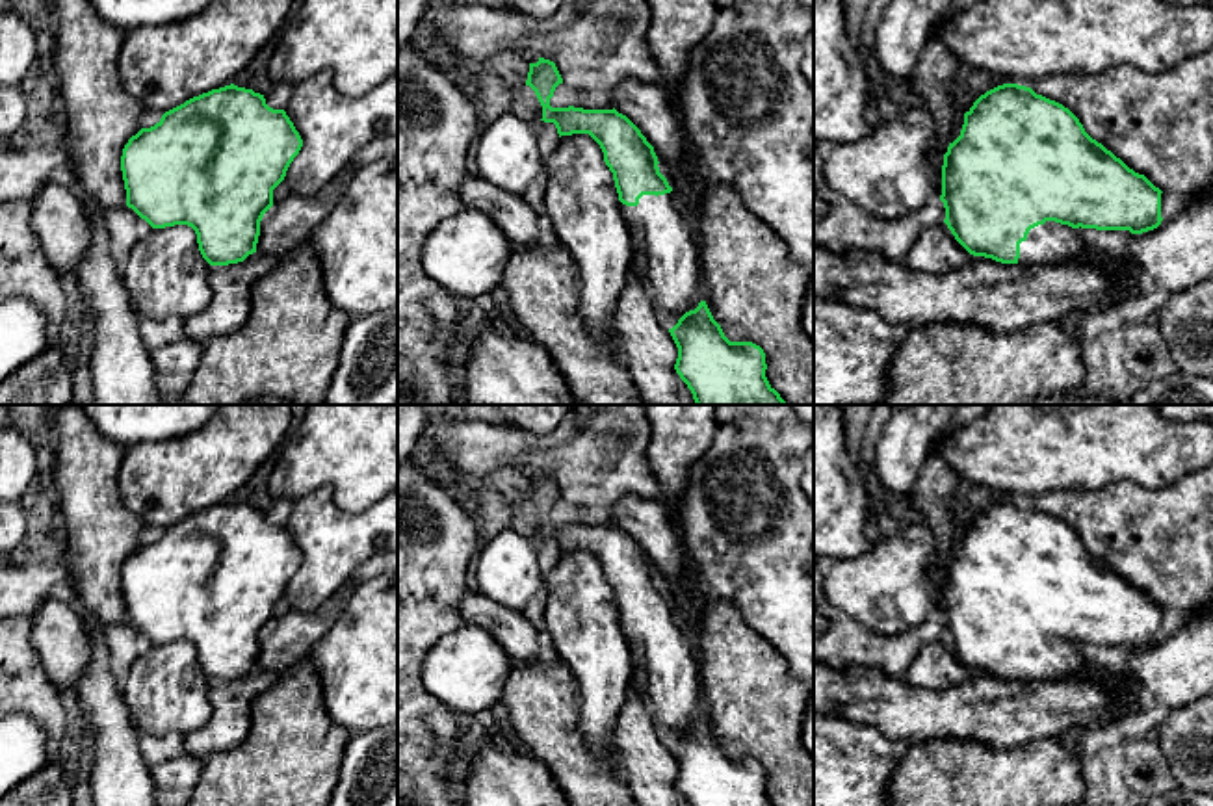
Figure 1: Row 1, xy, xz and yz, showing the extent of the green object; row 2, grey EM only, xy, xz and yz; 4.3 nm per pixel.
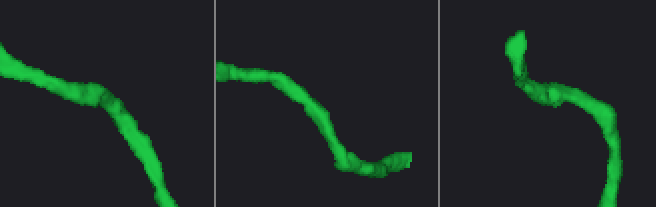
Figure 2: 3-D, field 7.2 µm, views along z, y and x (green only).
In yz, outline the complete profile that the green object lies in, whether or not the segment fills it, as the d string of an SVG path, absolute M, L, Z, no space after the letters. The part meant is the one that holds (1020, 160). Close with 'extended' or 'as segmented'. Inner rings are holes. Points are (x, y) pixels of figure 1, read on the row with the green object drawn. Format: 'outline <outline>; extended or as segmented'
outline M1018 84L998 85L964 113L960 136L942 165L944 223L973 256L1001 264L1066 264L1087 260L1137 279L1139 266L1085 245L1076 230L1129 230L1161 225L1161 189L1092 139L1063 104Z; extended

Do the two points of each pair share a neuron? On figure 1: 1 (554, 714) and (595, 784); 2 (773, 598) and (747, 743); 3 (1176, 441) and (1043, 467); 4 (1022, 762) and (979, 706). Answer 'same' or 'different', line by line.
1: same
2: different
3: same
4: different

